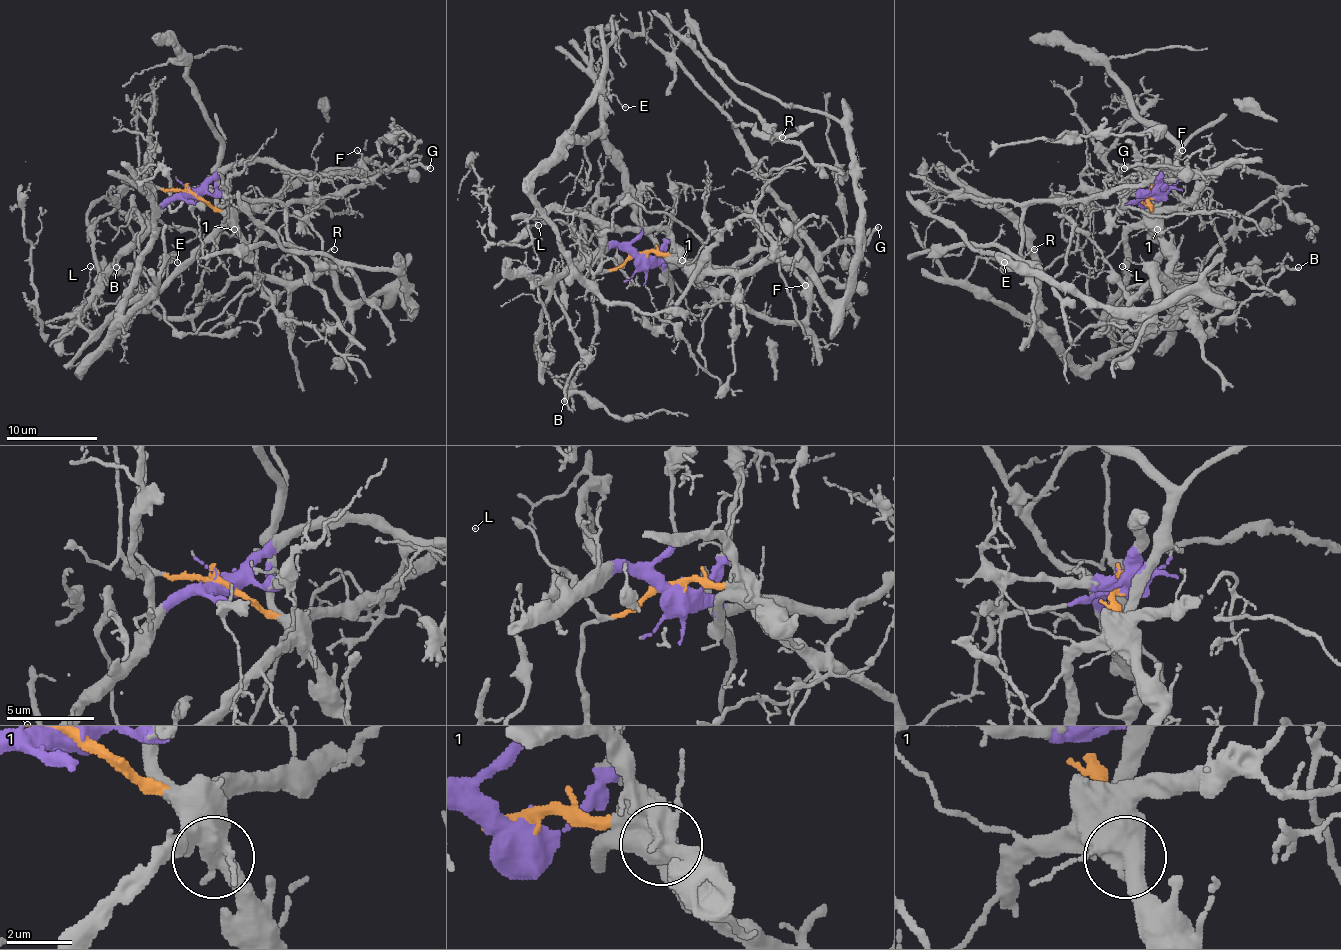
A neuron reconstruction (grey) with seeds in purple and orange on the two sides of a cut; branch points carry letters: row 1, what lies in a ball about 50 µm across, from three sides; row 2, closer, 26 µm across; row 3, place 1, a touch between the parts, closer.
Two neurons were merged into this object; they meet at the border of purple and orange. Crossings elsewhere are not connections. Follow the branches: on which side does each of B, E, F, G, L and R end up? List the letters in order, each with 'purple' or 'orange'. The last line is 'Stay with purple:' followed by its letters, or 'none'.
B: purple
E: purple
F: purple
G: purple
L: orange
R: purple
Stay with purple: B, E, F, G, R

